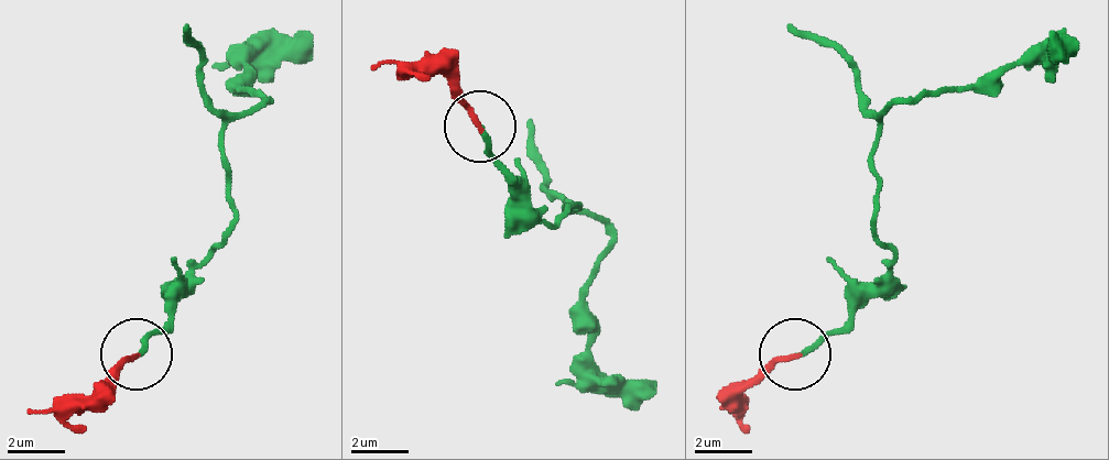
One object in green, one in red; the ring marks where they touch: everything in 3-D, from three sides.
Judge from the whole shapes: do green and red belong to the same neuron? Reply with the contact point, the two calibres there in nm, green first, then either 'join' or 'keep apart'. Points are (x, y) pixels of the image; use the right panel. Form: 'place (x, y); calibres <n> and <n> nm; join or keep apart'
place (795, 354); calibres 180 and 170 nm; join

